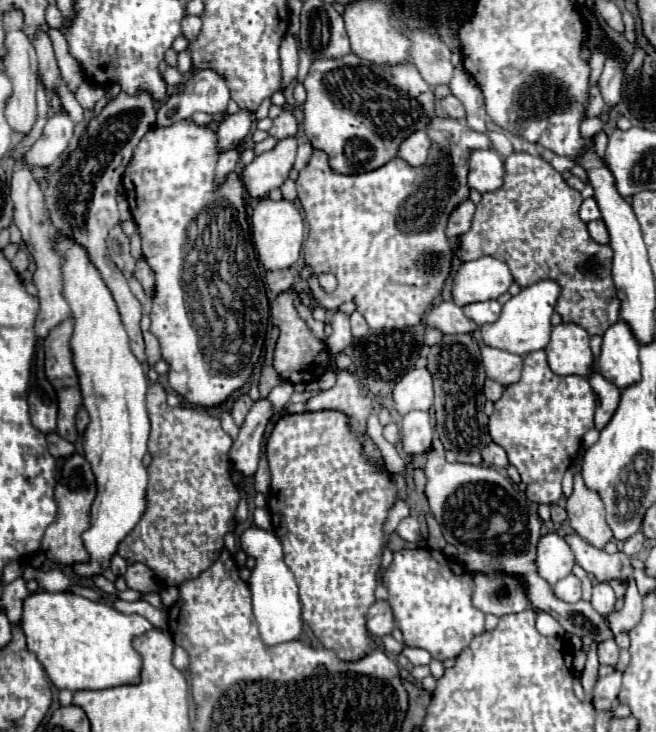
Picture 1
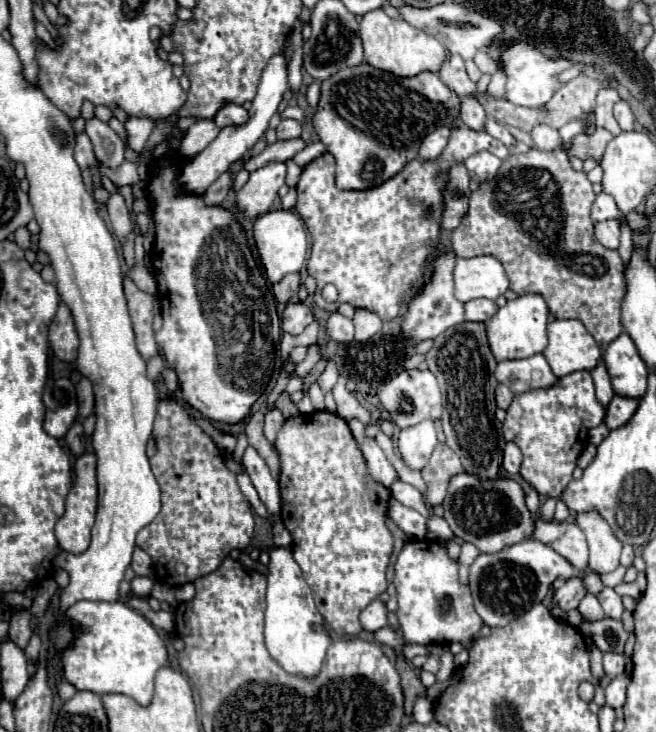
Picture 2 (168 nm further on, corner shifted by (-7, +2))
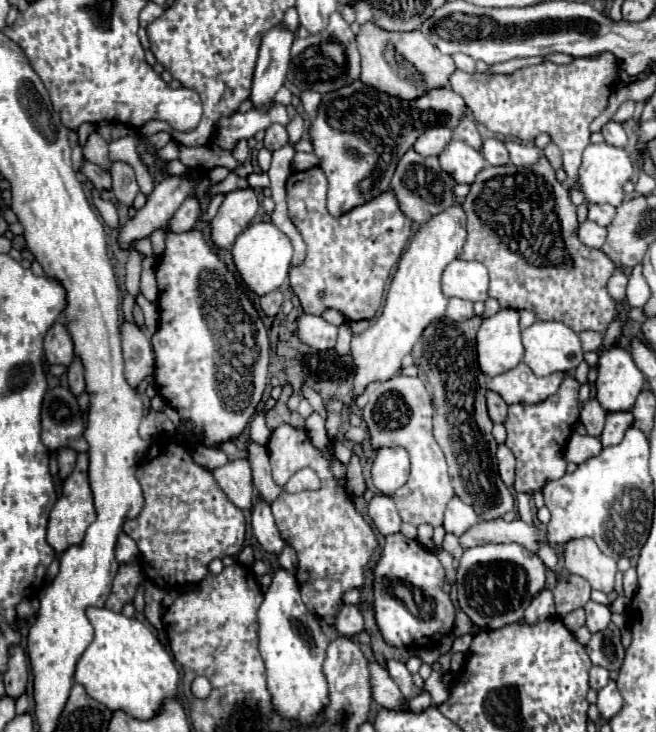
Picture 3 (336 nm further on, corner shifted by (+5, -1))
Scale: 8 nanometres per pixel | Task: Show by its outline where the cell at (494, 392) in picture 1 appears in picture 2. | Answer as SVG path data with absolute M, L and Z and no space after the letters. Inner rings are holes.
M498 385L496 387L496 405L500 409L508 409L510 403L512 403L512 399L514 399L514 393L506 385Z

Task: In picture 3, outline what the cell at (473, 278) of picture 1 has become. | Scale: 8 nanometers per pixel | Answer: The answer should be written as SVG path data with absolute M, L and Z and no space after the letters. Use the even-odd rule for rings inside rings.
M452 260L442 274L442 292L446 298L462 298L470 302L488 300L488 270L480 262Z

